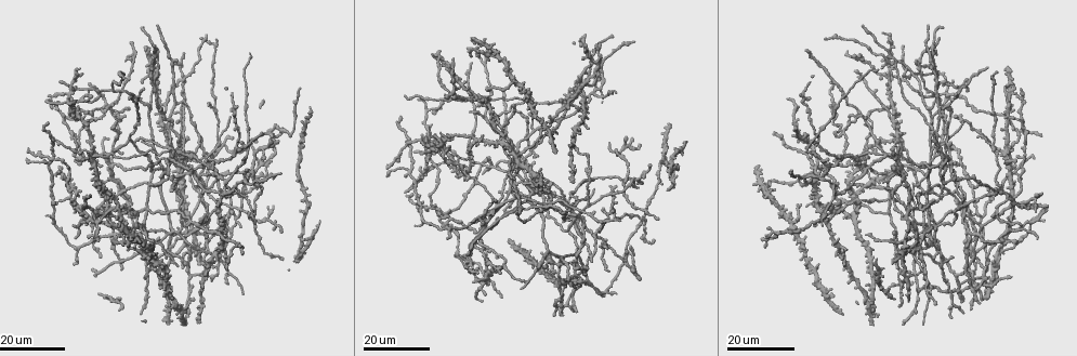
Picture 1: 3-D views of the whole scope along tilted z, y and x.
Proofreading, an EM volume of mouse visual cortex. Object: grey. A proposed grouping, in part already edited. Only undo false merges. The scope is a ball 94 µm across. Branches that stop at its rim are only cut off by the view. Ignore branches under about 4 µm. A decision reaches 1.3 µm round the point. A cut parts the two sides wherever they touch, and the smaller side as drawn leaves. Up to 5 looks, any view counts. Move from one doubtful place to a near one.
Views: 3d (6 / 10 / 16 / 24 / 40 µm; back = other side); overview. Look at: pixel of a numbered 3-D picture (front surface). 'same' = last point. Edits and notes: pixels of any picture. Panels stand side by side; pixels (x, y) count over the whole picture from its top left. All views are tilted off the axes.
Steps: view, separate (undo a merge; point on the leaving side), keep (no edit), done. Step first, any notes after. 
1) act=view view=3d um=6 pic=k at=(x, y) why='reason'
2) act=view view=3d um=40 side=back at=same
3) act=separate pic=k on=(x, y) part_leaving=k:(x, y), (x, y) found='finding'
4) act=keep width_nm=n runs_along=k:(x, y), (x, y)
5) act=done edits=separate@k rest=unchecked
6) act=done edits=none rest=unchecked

act=view view=3d um=16 pic=1 at=(935, 226) why='looks like a crossing'

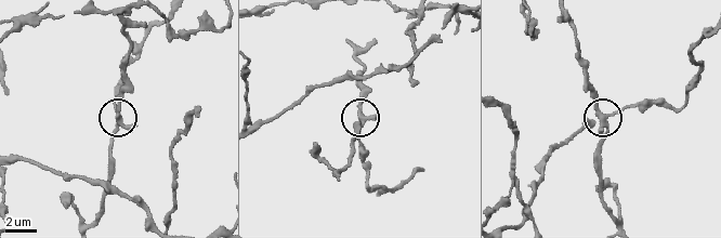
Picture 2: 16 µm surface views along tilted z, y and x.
act=view view=3d um=10 pic=2 at=(120, 116)

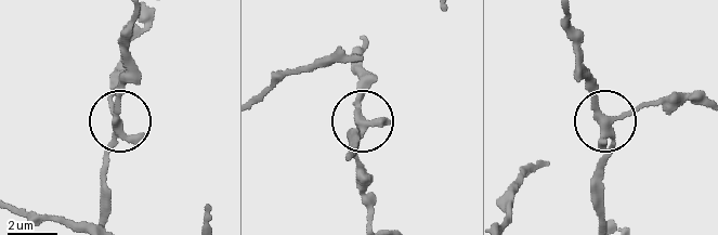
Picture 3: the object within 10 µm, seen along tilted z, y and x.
act=keep width_nm=270 found='continuous, no second neuron'

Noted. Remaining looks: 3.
act=view view=3d um=16 pic=1 at=(147, 211) why='small branch off a trunk'

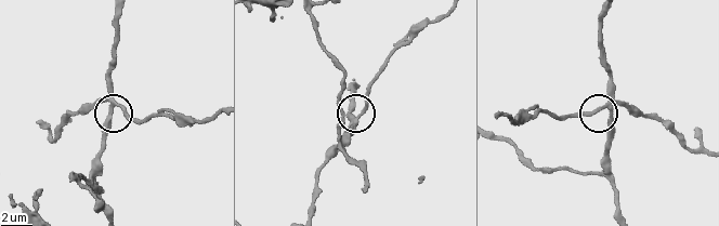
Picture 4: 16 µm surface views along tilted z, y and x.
act=view view=3d um=6 pic=4 at=(606, 108)

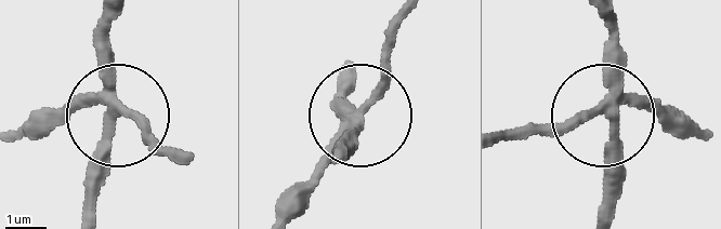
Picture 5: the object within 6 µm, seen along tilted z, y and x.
act=keep runs_along=5:(351, 69), (348, 113), (374, 90), (391, 16) found='continuous, no second neuron'

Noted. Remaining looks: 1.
act=done edits=none rest=unchecked

